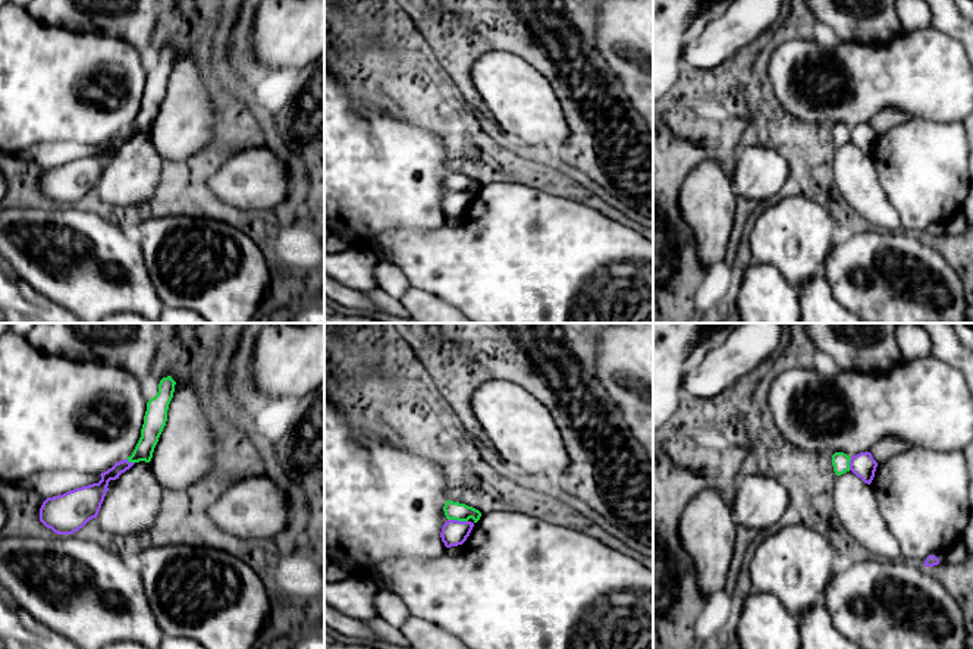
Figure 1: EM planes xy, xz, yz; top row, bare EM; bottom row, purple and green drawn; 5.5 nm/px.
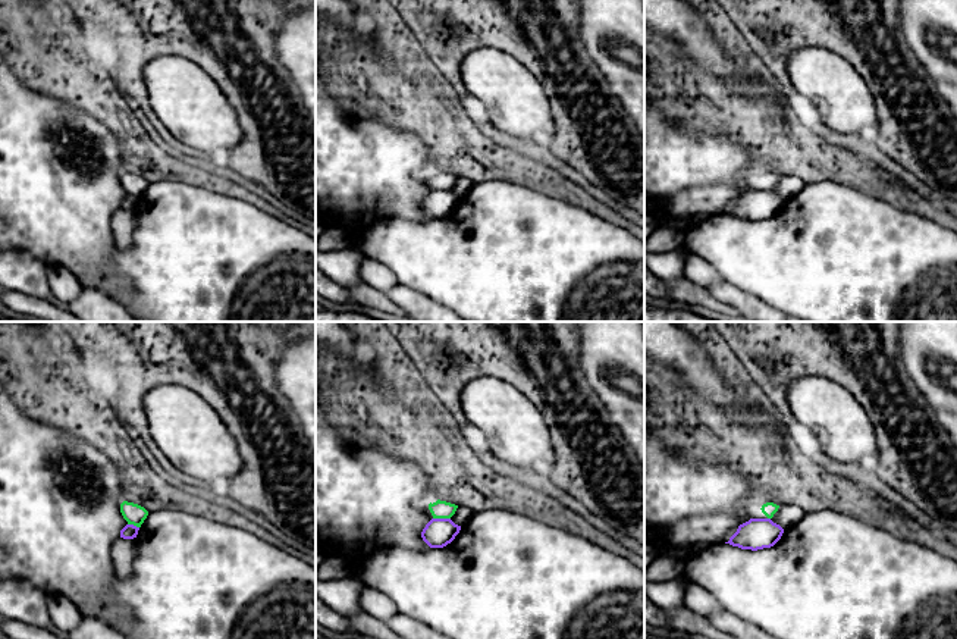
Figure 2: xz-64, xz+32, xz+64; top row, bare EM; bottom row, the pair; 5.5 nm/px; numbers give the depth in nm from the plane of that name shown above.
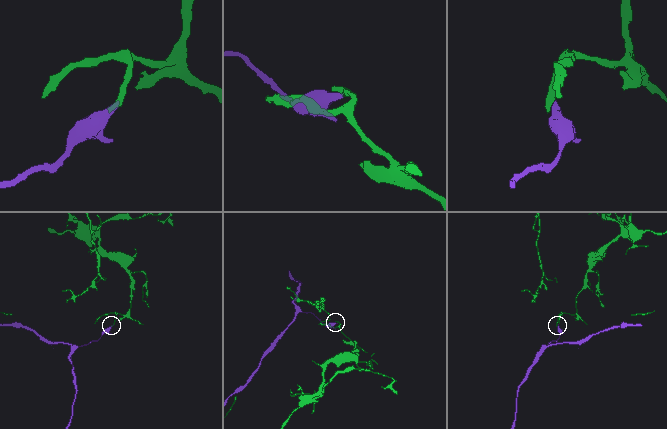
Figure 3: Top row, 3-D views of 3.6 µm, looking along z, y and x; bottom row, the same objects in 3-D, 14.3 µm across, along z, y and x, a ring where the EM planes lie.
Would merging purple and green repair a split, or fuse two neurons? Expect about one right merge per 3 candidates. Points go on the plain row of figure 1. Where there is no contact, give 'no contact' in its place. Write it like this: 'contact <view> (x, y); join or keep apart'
contact xz (457, 191); keep apart

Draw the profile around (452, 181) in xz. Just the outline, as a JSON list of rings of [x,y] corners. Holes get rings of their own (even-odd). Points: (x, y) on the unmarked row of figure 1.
[[[446,172],[443,182],[448,191],[468,192],[473,189],[477,194],[481,188],[478,181],[453,172]]]

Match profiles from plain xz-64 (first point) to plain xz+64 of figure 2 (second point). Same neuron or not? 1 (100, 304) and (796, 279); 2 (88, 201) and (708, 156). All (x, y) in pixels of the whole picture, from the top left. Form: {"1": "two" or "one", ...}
{"1": "two", "2": "one"}

